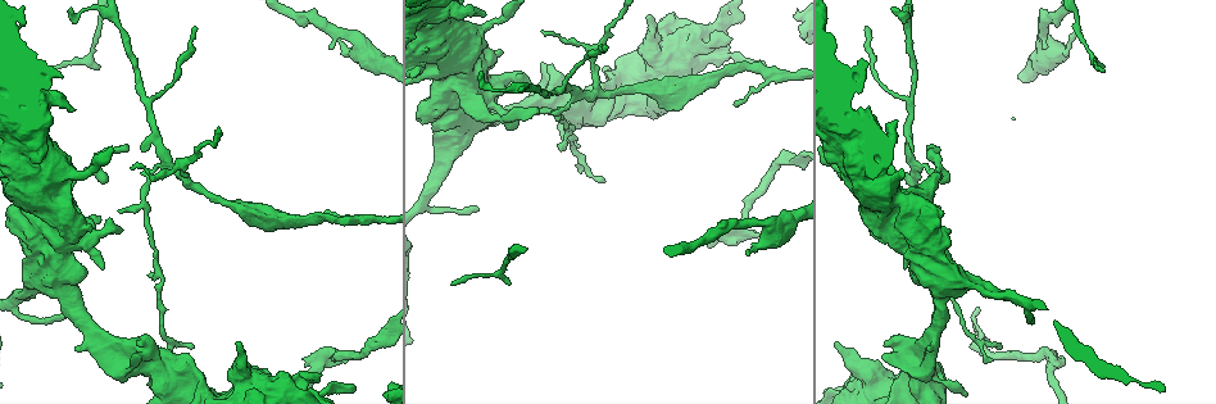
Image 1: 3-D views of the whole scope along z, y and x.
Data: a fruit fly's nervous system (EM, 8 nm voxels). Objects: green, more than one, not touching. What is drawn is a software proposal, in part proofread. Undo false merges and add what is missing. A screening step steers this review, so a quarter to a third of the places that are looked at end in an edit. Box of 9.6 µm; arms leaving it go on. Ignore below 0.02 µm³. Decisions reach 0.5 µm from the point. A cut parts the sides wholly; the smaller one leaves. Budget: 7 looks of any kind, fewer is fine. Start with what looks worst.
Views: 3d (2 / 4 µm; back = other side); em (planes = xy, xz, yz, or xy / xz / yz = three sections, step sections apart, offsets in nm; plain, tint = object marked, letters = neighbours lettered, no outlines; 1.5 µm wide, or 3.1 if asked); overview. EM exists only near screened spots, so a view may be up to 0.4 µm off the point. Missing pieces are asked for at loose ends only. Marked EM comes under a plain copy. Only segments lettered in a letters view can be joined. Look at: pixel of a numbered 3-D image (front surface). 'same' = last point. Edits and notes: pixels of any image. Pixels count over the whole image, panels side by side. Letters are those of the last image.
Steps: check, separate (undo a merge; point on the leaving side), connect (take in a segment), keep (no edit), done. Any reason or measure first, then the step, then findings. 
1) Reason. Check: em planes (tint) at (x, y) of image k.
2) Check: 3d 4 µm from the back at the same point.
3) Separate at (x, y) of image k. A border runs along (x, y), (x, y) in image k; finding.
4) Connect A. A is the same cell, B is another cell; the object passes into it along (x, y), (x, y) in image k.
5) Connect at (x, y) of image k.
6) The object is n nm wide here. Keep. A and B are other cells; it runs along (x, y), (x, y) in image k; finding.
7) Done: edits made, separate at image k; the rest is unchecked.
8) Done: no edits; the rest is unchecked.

An open end. Check: 3d 2 µm at (754, 235) of image 1.

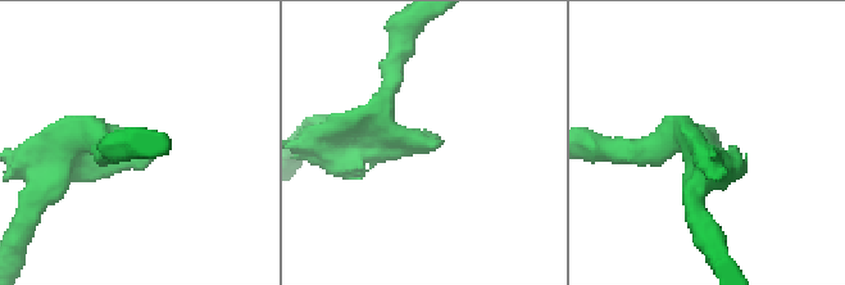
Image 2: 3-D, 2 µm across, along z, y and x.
Check: em planes (letters) at (440, 147) of image 2.

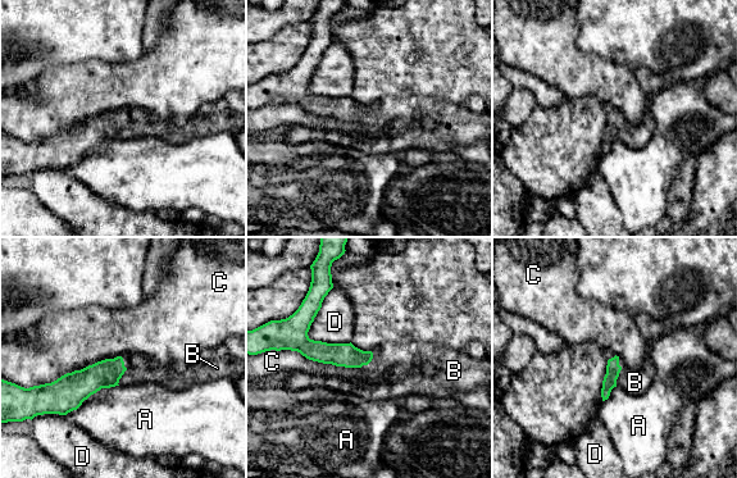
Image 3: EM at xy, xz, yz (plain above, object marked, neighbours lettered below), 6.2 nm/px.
Connect B. B is the same cell, A, C and D are other cells; the object passes into it along (346, 355), (368, 363), (381, 378) in image 3; the neuron continues.

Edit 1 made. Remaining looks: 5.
An open end. Check: 3d 4 µm at (764, 63) of image 1.

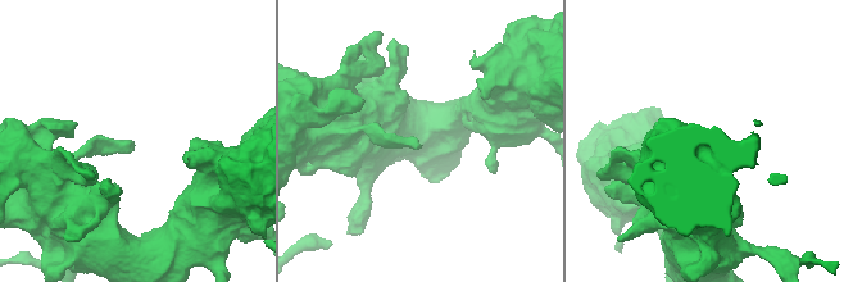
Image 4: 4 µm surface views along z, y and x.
Check: em planes (letters) at (127, 142) of image 4.

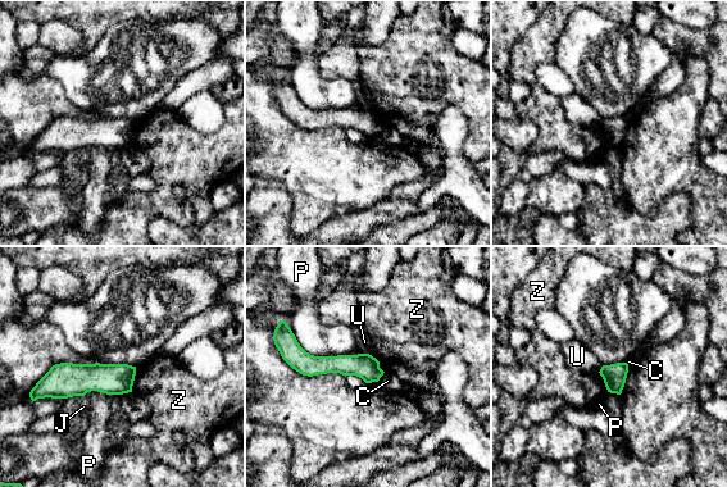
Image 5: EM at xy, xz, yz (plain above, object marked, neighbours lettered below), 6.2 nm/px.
The object is 150 nm wide here. Keep. C, J, P, U and Z are other cells; a border runs along (345, 376), (358, 376), (366, 383) in image 5; no lettered segment goes on from it.

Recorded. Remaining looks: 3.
Branch stops here. Check: 3d 4 µm at (558, 149) of image 1.

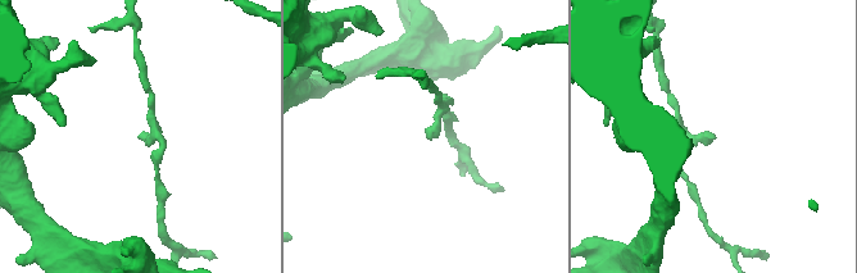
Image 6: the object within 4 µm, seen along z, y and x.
Check: em planes (letters) at (138, 137) of image 6.

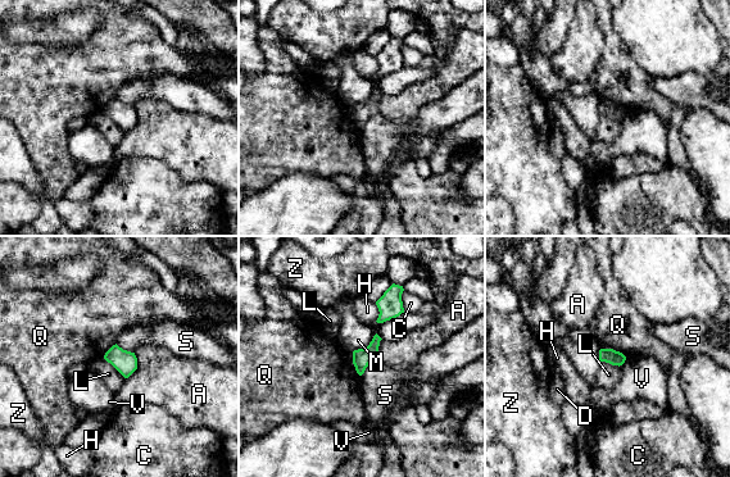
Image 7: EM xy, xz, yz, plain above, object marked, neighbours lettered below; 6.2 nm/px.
Keep. A, C, D, H, L, M, Q, S, V and Z are other cells; a border runs along (103, 358), (125, 378) in image 7; none of them fits.

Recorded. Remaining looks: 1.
Done: edits made, connect at image 3; the rest is unchecked.

